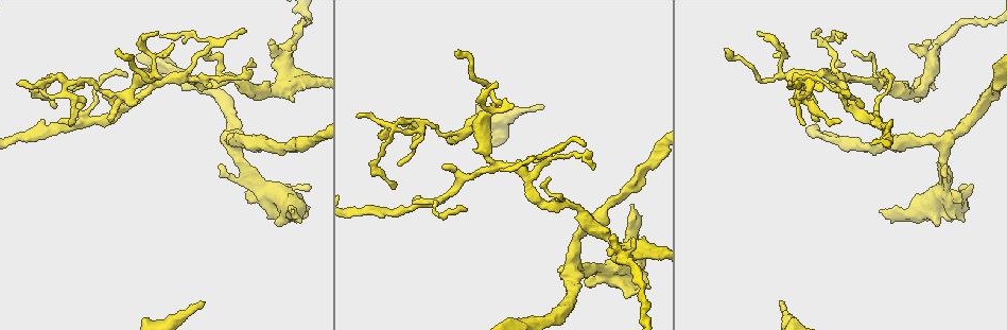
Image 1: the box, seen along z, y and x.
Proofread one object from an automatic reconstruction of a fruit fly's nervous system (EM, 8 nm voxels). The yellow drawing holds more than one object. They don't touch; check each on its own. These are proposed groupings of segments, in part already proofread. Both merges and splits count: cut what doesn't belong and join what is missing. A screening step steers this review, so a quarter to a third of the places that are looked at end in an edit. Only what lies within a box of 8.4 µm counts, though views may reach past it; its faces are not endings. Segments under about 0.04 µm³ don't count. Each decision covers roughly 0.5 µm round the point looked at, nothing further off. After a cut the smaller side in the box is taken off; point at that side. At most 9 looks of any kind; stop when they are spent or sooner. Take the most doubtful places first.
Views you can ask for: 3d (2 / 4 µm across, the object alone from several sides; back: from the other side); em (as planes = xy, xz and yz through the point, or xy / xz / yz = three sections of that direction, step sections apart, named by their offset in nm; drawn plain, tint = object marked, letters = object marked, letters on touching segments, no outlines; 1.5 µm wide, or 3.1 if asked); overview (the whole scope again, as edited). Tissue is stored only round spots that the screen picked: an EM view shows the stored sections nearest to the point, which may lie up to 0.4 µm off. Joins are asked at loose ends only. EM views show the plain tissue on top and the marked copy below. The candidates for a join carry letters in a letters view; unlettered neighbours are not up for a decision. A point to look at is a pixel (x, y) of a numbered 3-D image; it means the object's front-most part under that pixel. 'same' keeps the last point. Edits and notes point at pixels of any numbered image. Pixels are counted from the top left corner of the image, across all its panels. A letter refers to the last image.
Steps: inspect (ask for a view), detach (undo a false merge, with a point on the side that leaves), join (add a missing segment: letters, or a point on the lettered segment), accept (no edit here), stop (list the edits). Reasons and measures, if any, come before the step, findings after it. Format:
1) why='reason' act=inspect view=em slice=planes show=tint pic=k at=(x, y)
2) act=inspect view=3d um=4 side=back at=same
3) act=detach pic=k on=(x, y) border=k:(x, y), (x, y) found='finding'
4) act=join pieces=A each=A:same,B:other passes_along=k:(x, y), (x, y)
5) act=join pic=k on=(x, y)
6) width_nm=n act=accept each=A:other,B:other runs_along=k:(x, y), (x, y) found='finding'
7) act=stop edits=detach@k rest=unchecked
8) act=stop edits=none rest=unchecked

act=inspect view=3d um=2 side=back pic=1 at=(543, 106)

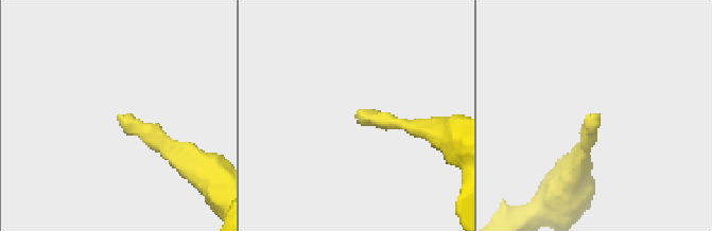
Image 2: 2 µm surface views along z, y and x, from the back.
act=inspect view=em slice=planes show=tint pic=2 at=(593, 130)

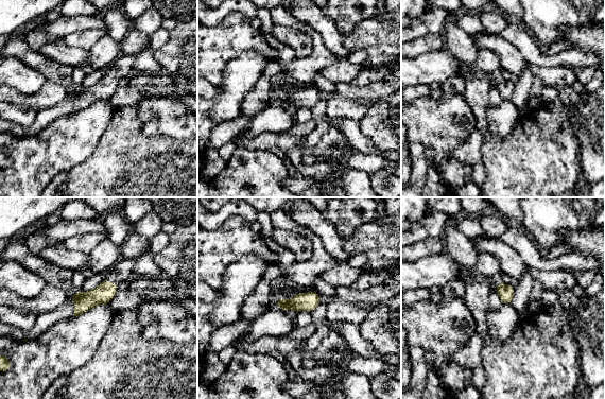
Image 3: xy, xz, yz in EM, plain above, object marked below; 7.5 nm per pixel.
why='see the neighbours' act=inspect view=em slice=planes show=letters at=same

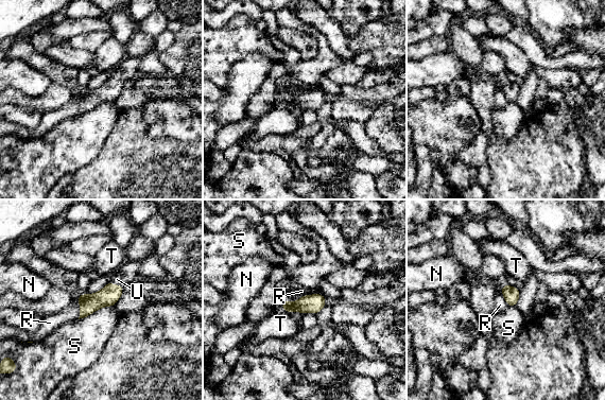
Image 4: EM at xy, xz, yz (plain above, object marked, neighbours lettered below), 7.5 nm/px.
width_nm=120 act=join pieces=U each=N:other,R:other,S:other,T:other,U:same passes_along=4:(109, 294), (118, 285), (127, 273) found='it goes on there'

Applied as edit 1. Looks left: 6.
why='redraw' act=inspect view=overview

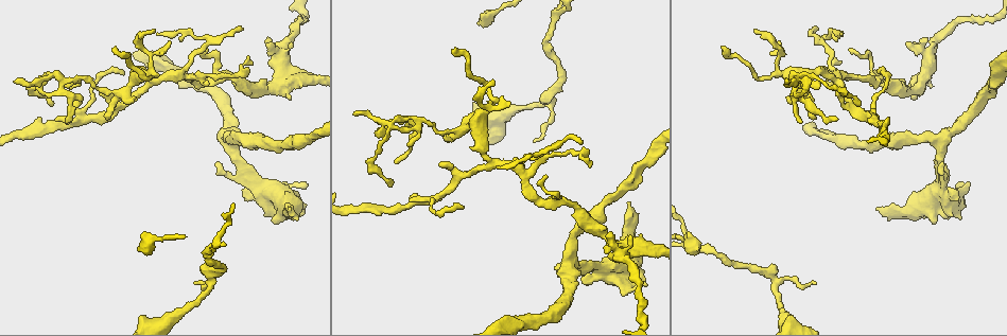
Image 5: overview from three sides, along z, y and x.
why='thin end' act=inspect view=em slice=xz step=8 show=tint pic=5 at=(115, 47)

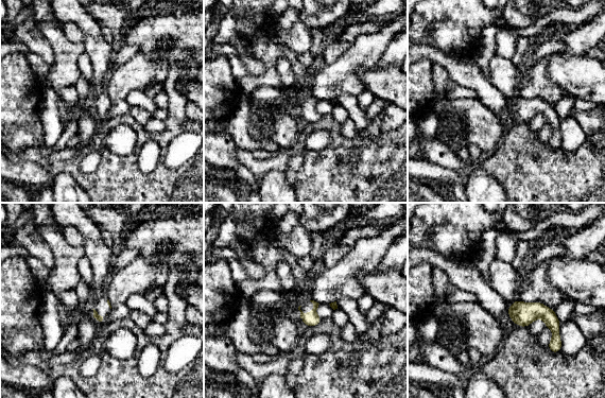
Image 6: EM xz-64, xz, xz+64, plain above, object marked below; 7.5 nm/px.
why='cut it another way' act=inspect view=em slice=planes show=letters at=same

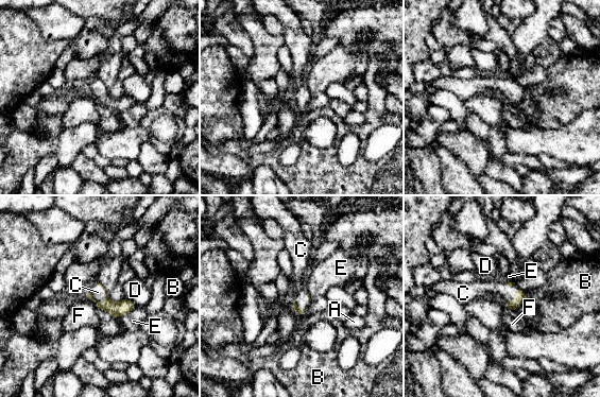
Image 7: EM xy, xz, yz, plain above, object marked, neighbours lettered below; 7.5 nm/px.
act=join pieces=C each=A:other,B:other,C:same,D:other,E:other,F:other found='it goes on there'

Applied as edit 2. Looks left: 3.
why='free end' act=inspect view=3d um=2 pic=5 at=(630, 204)

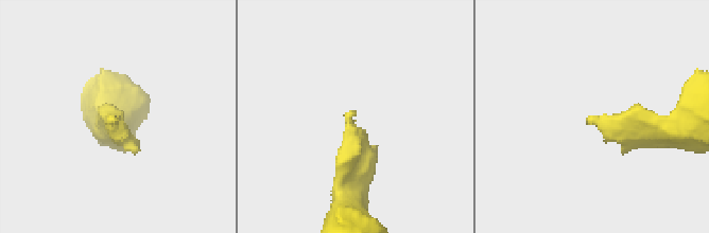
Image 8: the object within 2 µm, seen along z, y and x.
why='shape alone is not enough' act=inspect view=em slice=xy step=4 show=tint pic=8 at=(588, 120)

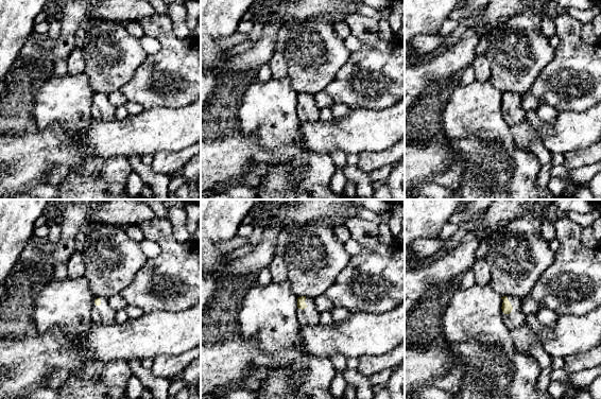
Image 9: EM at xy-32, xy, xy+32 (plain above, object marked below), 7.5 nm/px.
why='what lies round it' act=inspect view=em slice=xy step=4 show=letters at=same

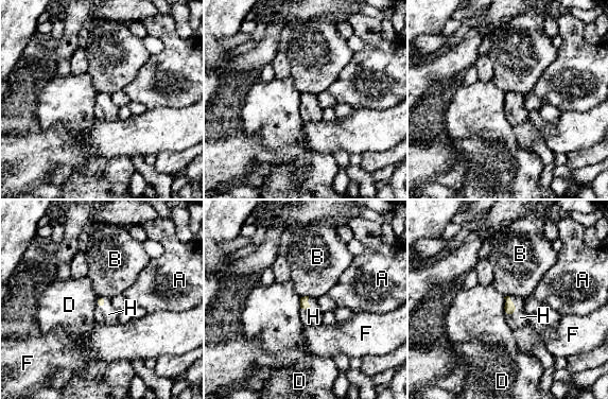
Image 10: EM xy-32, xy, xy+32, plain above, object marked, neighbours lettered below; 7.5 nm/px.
act=join pieces=H each=A:other,B:other,D:other,F:other,H:same passes_along=10:(509, 308), (516, 307), (520, 317) found='the neuron continues'

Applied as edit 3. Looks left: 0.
act=stop edits=join@4,join@7,join@10 rest=unchecked

